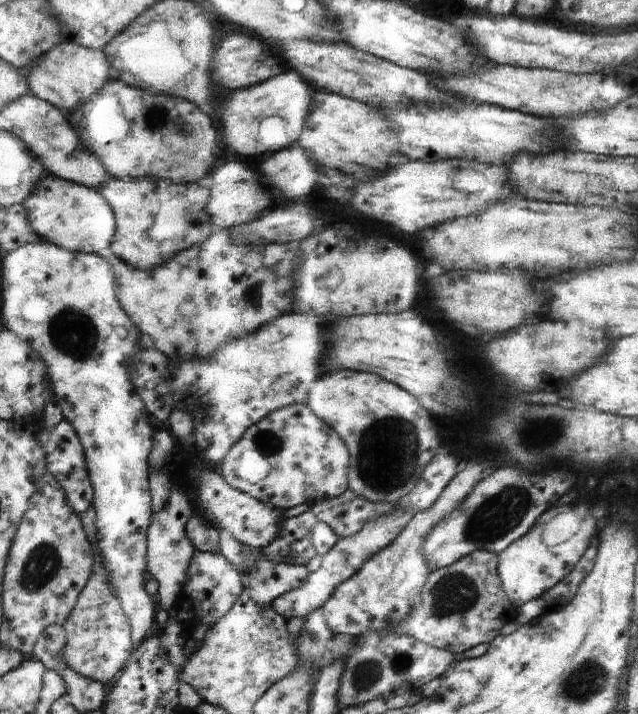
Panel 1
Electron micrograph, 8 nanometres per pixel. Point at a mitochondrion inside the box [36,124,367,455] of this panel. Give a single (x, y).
(72, 332)

